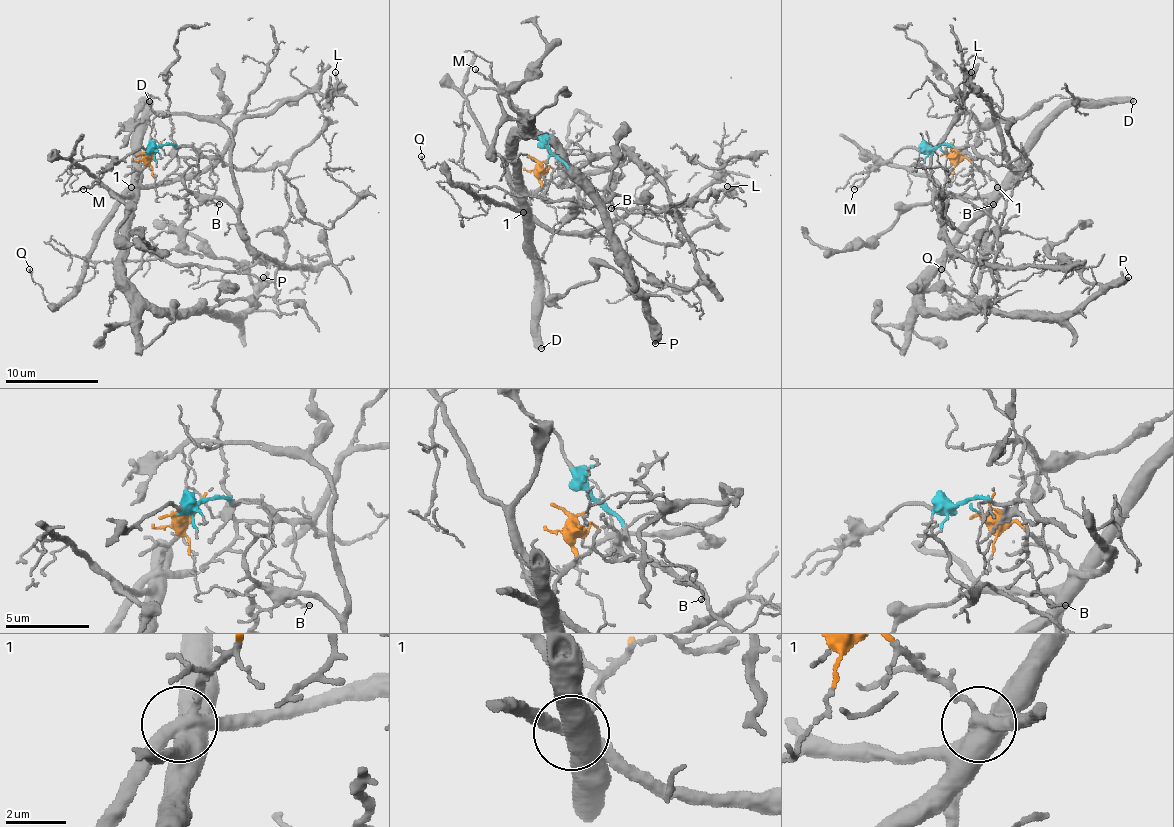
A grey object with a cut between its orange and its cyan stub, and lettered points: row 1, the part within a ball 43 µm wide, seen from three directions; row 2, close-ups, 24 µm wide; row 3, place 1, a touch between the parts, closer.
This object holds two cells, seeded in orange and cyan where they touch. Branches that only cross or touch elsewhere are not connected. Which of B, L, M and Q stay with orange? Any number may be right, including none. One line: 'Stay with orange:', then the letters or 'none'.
Stay with orange: Q

